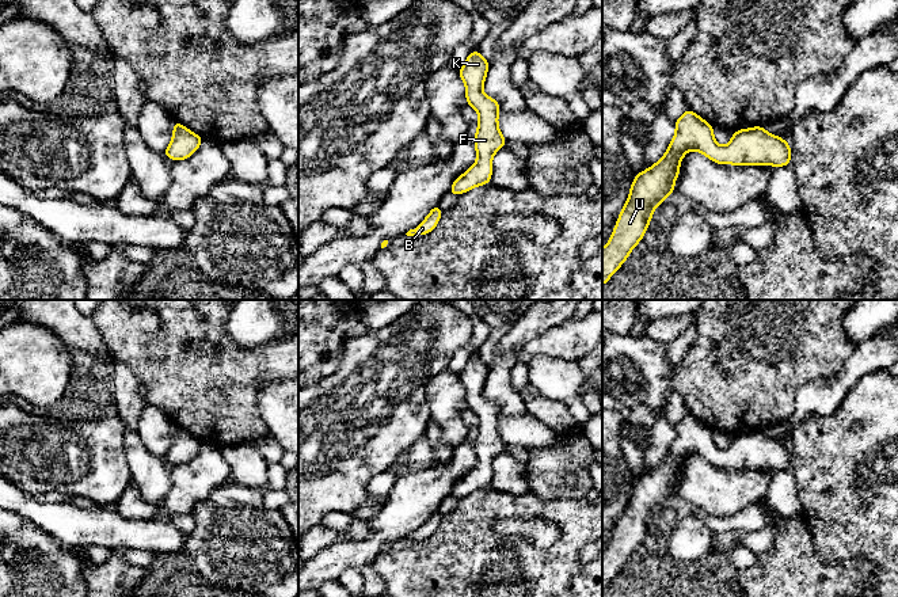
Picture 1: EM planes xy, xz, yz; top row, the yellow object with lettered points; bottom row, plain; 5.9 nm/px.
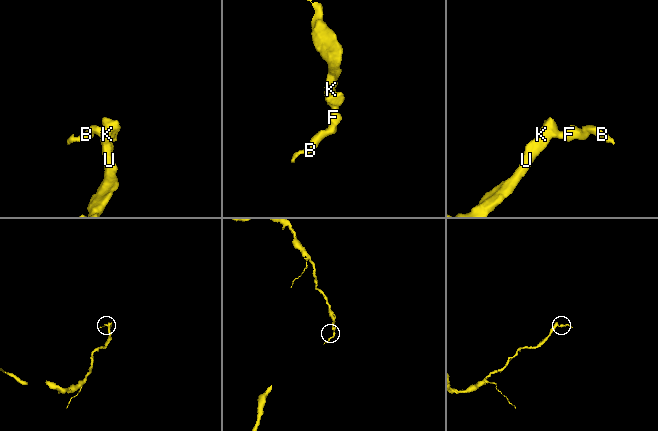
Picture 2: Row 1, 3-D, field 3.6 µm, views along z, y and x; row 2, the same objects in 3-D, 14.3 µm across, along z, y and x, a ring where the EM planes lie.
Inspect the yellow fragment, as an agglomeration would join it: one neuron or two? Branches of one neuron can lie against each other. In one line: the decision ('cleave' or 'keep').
keep

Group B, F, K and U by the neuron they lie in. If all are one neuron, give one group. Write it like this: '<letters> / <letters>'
B F K U

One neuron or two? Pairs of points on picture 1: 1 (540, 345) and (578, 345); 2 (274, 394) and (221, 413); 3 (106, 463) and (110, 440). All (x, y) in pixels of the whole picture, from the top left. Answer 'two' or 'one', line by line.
1: one
2: two
3: one

